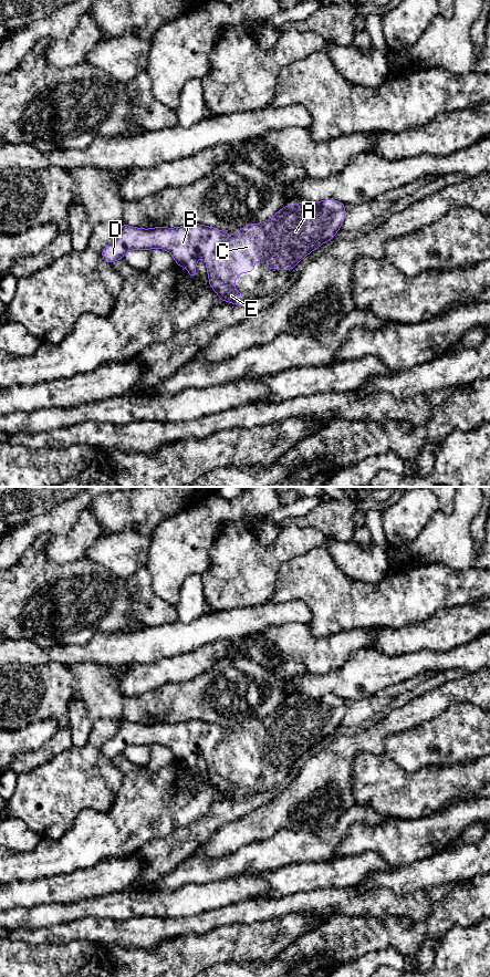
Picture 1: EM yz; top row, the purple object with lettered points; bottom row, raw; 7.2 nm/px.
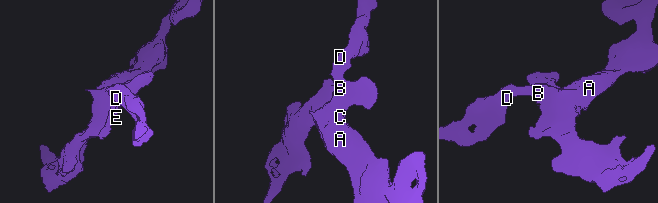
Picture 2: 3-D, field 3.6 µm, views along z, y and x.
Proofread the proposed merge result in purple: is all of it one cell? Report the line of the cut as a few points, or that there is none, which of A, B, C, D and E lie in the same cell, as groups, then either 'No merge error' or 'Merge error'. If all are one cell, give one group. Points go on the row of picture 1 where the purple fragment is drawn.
No split. Groups: A B C D E. No merge error

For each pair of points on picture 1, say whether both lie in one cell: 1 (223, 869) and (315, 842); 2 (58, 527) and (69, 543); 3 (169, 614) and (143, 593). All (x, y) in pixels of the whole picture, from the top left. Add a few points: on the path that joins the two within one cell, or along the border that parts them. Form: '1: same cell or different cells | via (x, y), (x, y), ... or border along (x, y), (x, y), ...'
1: same cell | via (247, 859), (272, 854), (285, 846), (292, 846)
2: different cells | border along (79, 515), (74, 527), (66, 534), (55, 536)
3: same cell | via (163, 612), (149, 600)

